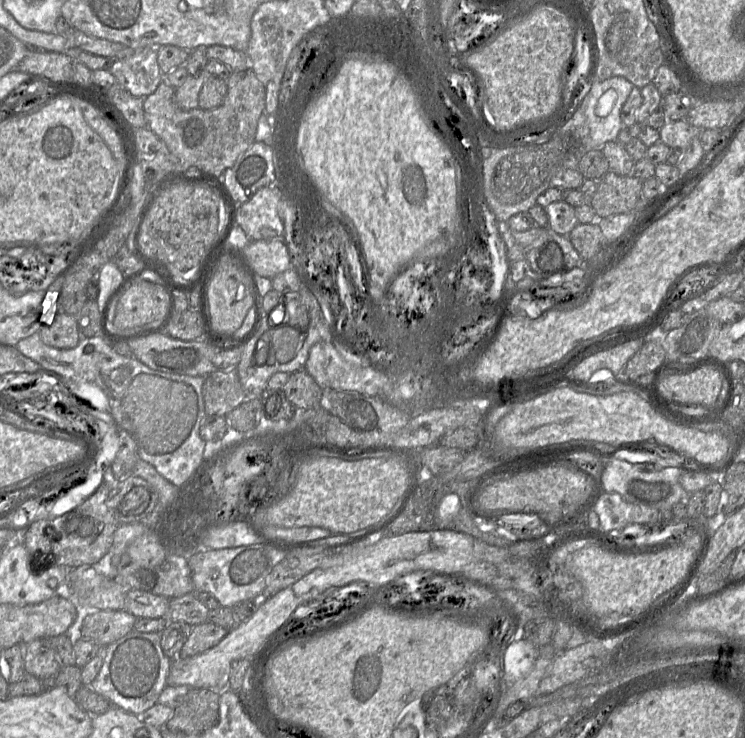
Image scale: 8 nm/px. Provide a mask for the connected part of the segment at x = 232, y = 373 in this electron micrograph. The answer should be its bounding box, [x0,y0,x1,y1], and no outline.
[203,369,247,416]

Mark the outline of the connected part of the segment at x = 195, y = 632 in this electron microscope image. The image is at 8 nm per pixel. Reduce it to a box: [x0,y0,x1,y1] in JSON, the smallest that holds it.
[179,621,227,659]

